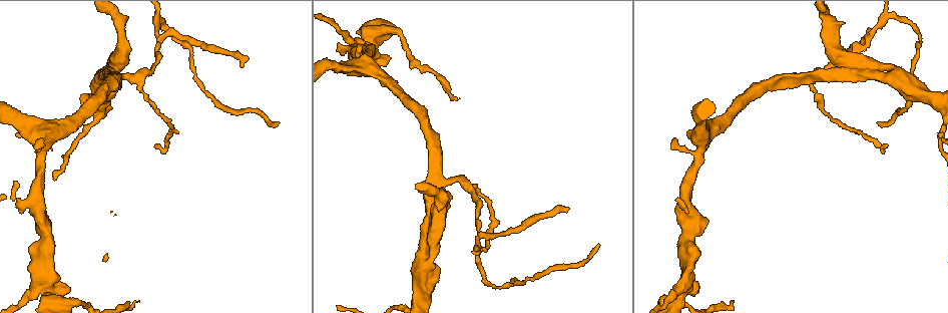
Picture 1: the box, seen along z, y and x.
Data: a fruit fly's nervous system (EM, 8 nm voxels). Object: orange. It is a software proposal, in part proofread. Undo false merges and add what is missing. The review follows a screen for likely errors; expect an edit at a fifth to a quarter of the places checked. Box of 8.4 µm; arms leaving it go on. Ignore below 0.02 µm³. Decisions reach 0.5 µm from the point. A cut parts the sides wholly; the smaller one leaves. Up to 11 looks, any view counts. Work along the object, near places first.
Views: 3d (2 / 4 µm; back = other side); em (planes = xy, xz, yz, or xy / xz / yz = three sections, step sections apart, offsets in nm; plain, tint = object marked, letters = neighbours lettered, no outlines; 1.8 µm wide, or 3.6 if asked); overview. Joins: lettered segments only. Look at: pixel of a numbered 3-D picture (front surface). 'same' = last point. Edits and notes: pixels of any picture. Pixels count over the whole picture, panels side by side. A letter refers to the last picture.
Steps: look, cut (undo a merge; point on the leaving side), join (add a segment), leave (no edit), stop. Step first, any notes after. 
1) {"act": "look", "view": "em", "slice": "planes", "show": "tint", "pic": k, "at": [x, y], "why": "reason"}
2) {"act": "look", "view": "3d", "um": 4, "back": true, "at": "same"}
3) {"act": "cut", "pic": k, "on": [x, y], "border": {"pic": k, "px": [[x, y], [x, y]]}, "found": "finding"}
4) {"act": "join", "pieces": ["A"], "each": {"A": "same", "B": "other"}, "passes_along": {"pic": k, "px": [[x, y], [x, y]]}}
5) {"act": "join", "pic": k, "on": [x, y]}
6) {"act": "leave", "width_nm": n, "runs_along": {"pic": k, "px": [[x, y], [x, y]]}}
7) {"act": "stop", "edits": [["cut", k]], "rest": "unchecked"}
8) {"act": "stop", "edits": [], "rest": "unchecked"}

{"act": "look", "view": "em", "slice": "planes", "show": "letters", "pic": 1, "at": [481, 236], "why": "sharp bend"}

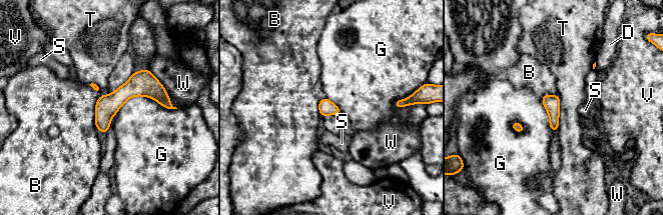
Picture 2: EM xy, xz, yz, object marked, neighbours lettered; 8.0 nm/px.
{"act": "leave", "width_nm": 120, "longest_contact_nm": ["B", 550], "each": {"B": "other", "D": "other", "G": "other", "S": "other", "T": "other", "V": "other", "W": "other"}, "found": "one neuron here"}

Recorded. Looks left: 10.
{"act": "look", "view": "em", "slice": "planes", "show": "tint", "pic": 1, "at": [429, 207], "why": "sharp bend"}

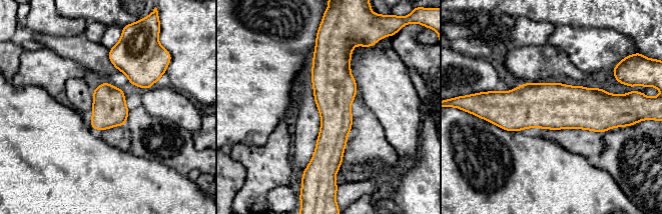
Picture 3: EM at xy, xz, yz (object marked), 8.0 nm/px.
{"act": "look", "view": "em", "slice": "planes", "show": "letters", "at": "same", "why": "see the neighbours"}

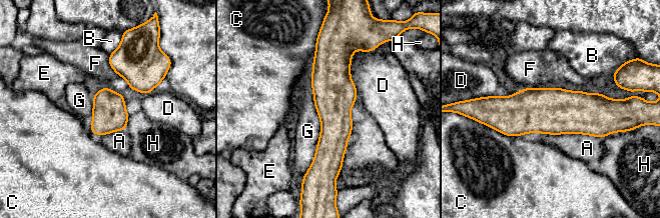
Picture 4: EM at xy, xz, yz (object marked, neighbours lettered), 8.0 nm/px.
{"act": "leave", "each": {"A": "other", "B": "other", "C": "other", "D": "other", "E": "other", "F": "other", "G": "other", "H": "other"}, "border": {"pic": 4, "px": [[310, 84], [320, 134], [303, 176]]}, "found": "all the same neuron"}

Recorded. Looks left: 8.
{"act": "look", "view": "em", "slice": "planes", "show": "letters", "pic": 1, "at": [565, 207], "why": "thin end"}

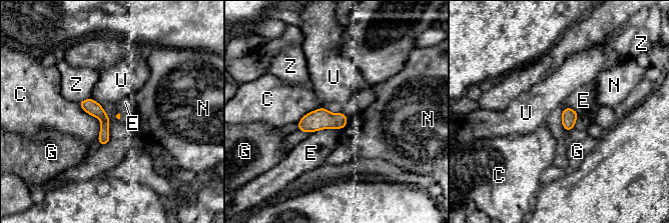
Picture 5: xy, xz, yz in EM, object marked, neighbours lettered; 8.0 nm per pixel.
{"act": "leave", "width_nm": 110, "each": {"C": "other", "E": "other", "G": "other", "N": "other", "U": "other", "Z": "other"}, "runs_along": {"pic": 5, "px": [[82, 104], [104, 119], [104, 141]]}, "found": "none of them fits"}

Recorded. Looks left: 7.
{"act": "look", "view": "em", "slice": "xz", "step": 8, "show": "tint", "pic": 1, "at": [156, 146], "why": "free end"}

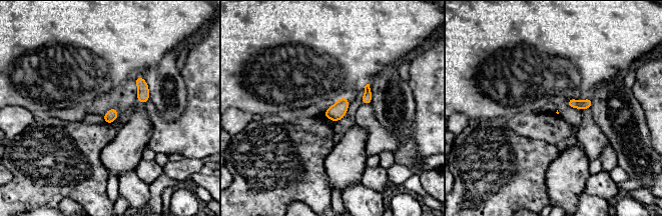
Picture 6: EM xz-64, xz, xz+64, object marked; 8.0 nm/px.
{"act": "look", "view": "em", "slice": "planes", "show": "letters", "at": "same"}

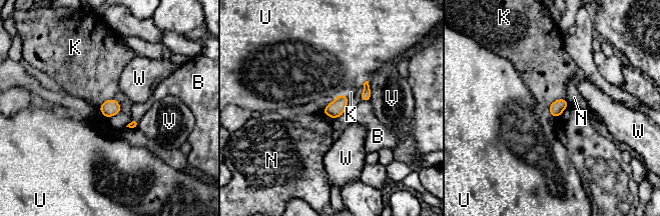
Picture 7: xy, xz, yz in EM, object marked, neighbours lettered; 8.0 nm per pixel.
{"act": "leave", "longest_contact_nm": ["K", 180], "each": {"B": "other", "K": "other", "N": "other", "U": "other", "V": "other", "W": "other"}, "border": {"pic": 7, "px": [[119, 103], [107, 99], [98, 107]]}, "found": "no lettered segment goes on from it"}

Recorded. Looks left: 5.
{"act": "stop", "edits": [], "rest": "unchecked"}

